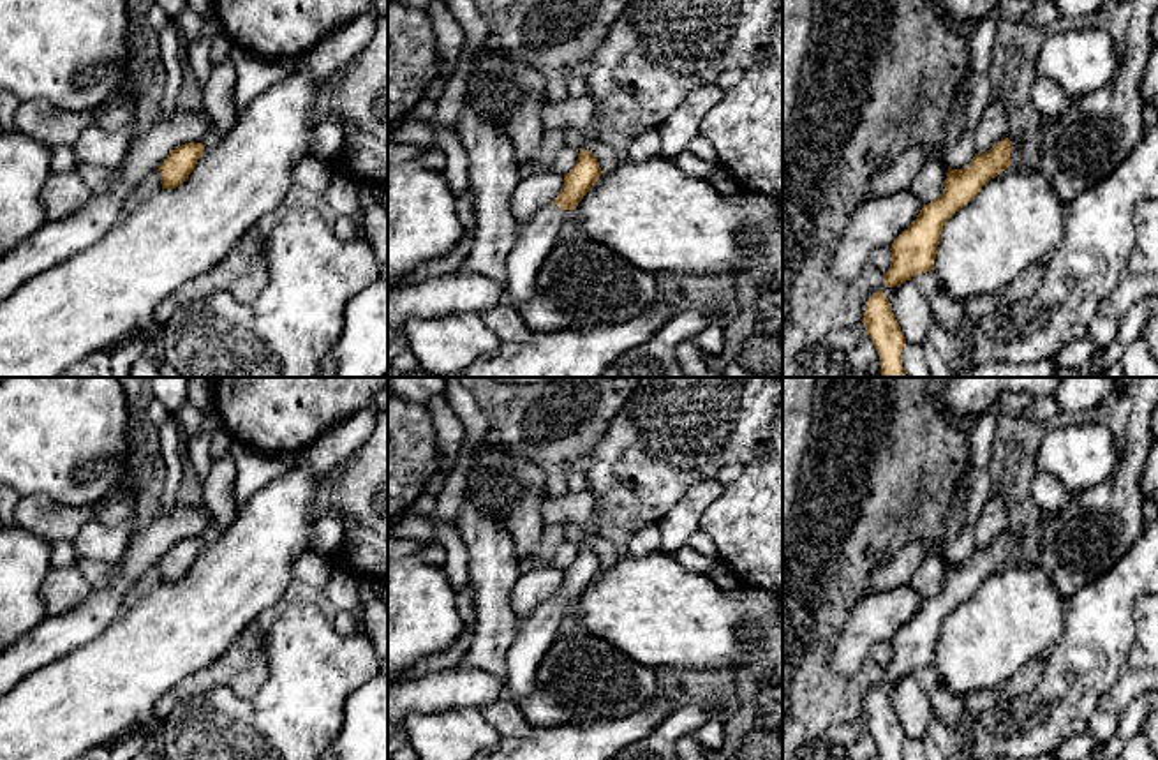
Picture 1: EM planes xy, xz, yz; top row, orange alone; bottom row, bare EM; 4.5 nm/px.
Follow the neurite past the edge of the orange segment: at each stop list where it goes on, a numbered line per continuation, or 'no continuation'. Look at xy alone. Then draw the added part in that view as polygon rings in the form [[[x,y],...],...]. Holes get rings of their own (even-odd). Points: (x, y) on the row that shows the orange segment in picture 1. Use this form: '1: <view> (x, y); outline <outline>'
no continuation

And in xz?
1: xz (534, 238); outline [[[550,203],[531,220],[516,224],[515,245],[508,254],[506,302],[520,307],[536,291],[536,277],[552,249],[559,243],[559,229],[571,215]]]

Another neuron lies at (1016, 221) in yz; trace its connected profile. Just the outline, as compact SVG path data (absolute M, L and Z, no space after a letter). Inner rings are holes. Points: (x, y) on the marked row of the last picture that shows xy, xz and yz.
M1008 166L943 226L932 270L955 302L992 294L1063 242L1065 206L1038 169Z

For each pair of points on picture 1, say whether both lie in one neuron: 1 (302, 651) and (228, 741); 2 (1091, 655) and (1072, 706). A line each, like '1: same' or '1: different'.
1: same
2: same

